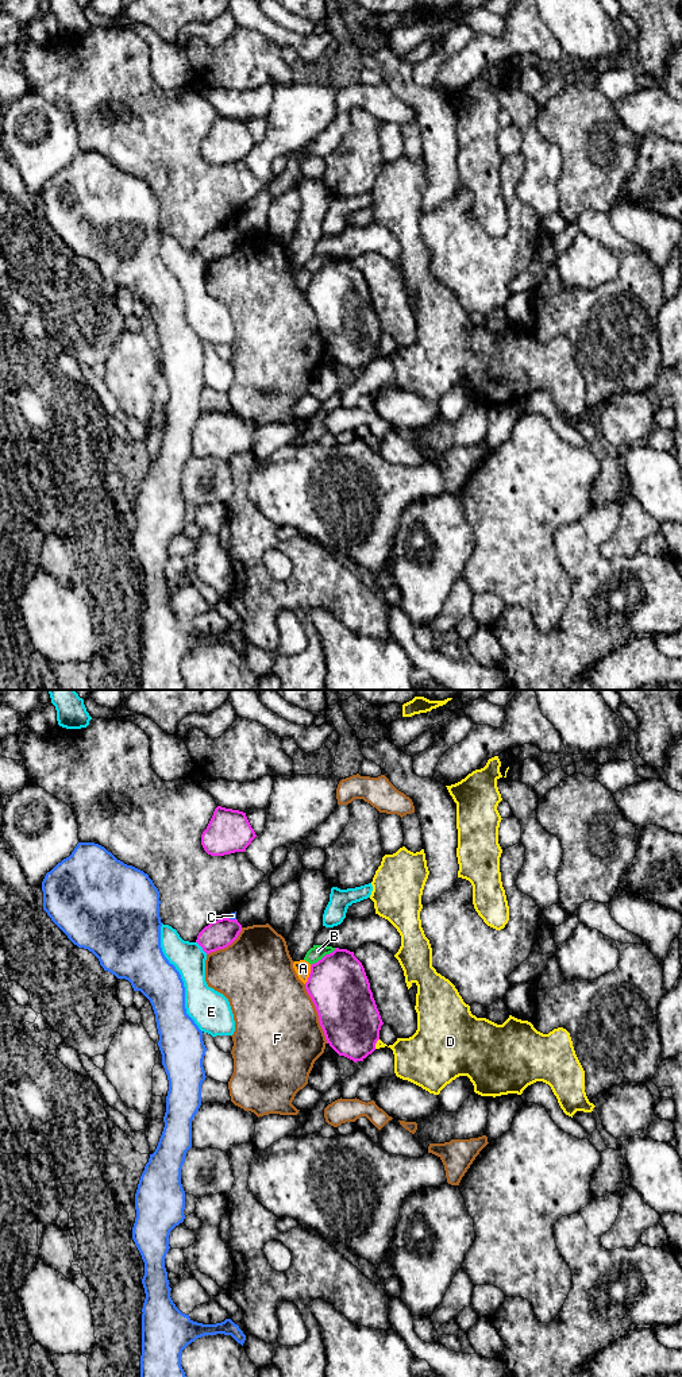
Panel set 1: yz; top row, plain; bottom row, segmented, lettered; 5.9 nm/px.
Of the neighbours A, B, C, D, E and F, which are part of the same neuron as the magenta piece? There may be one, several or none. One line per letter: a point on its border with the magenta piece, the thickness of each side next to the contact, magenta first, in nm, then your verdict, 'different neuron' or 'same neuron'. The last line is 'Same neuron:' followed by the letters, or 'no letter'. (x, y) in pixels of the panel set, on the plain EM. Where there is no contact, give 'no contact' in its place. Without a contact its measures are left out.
A: meets magenta in yz at (309, 284); 360 nm thick on the magenta side, 100 nm on the other; different neuron
B: meets magenta in yz at (324, 265); 360 nm thick on the magenta side, 90 nm on the other; different neuron
C: meets magenta in yz at (231, 228); 170 nm thick on the magenta side, 50 nm on the other; different neuron
D: meets magenta in yz at (376, 351); 360 nm thick on the magenta side, 260 nm on the other; different neuron
E: meets magenta in yz at (201, 255); 170 nm thick on the magenta side, 190 nm on the other; different neuron
F: meets magenta in yz at (318, 323); 360 nm thick on the magenta side, 500 nm on the other; different neuron
Same neuron: no letter

